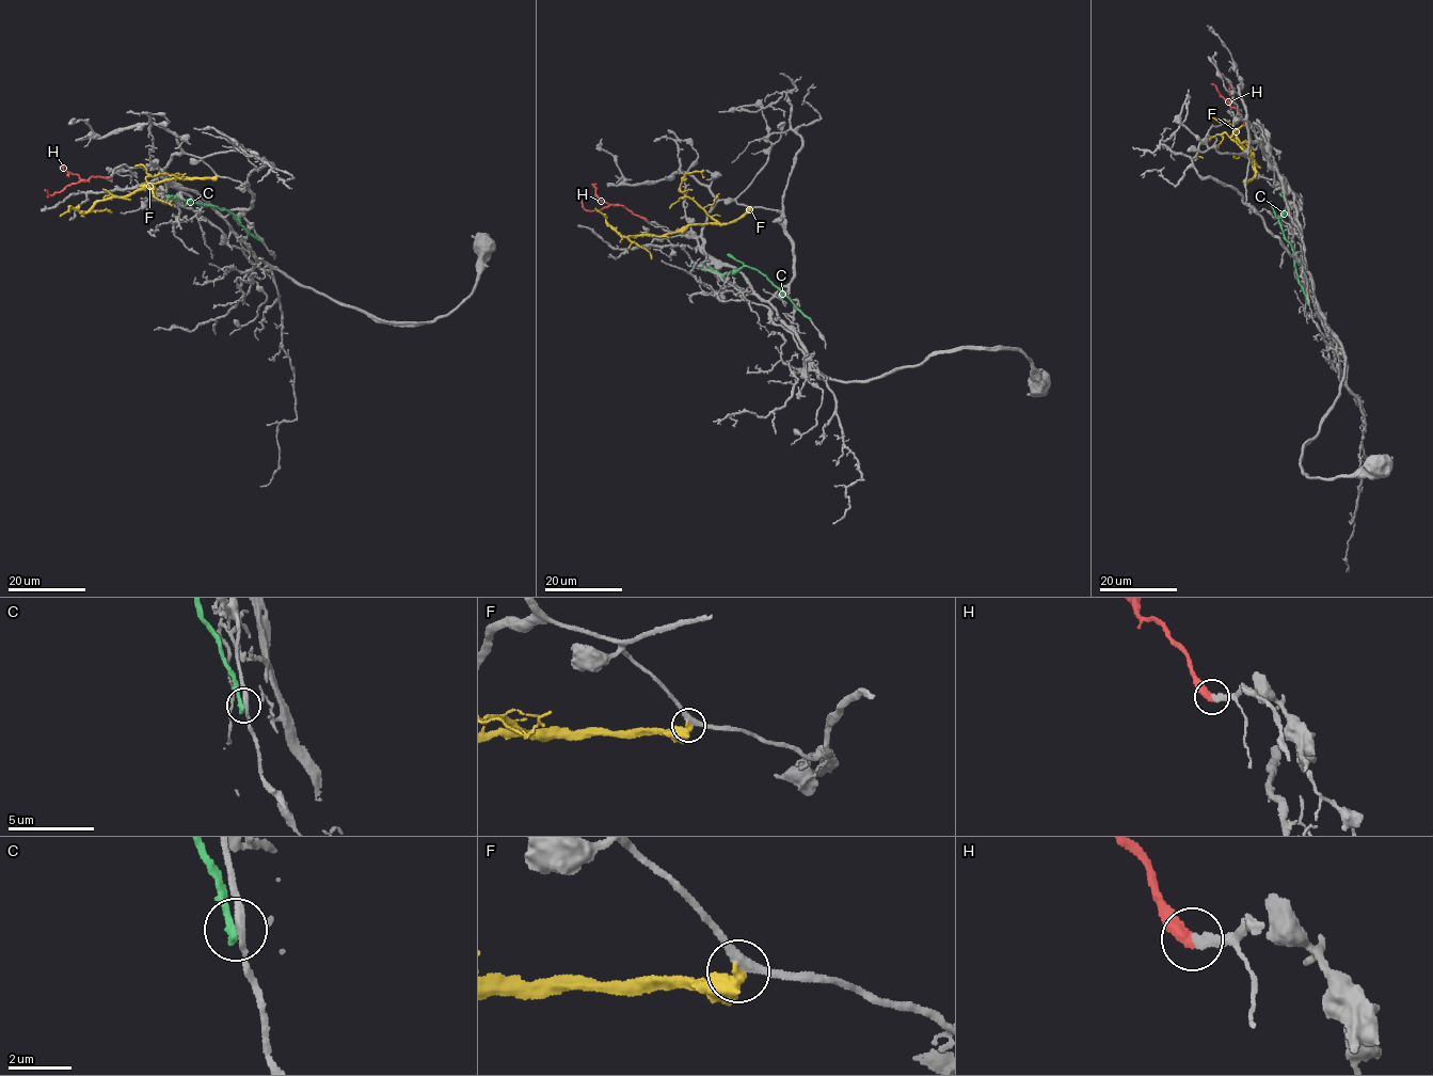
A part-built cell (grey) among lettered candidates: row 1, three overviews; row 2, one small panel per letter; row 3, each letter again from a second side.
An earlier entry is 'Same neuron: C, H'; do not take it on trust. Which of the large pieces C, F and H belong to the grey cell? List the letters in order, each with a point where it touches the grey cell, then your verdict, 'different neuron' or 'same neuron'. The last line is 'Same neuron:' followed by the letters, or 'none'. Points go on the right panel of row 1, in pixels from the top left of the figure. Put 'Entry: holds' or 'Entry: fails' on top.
Entry: fails
C: contact (1308, 303); different neuron
F: contact (1245, 180); different neuron
H: contact (1246, 125); same neuron
Same neuron: H

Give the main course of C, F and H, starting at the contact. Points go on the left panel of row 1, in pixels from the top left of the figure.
C: (261, 240), (245, 230), (232, 212), (154, 191), (147, 187)
F: (217, 176), (165, 178), (123, 196), (95, 201), (84, 211), (69, 206), (60, 216)
H: (110, 177), (92, 176), (49, 194), (44, 191)

